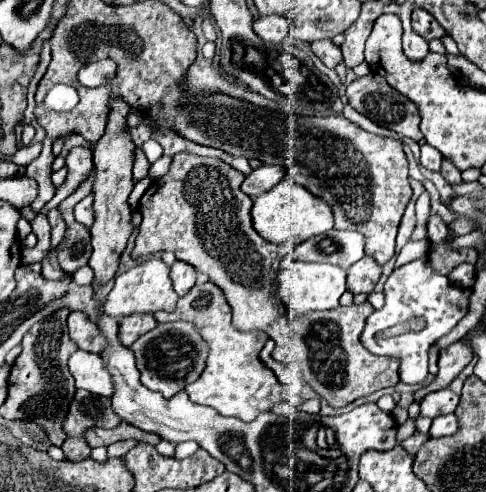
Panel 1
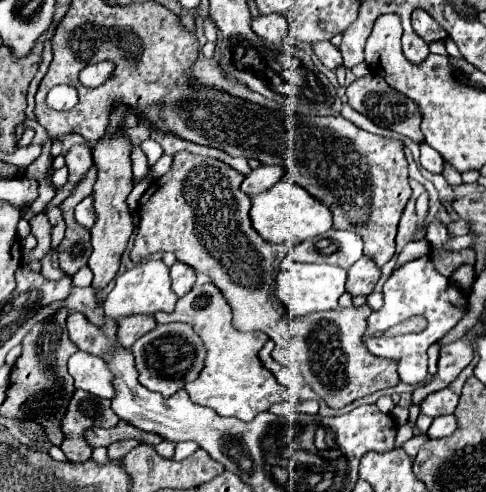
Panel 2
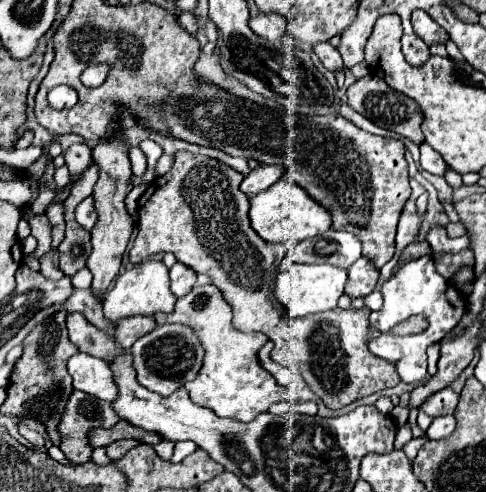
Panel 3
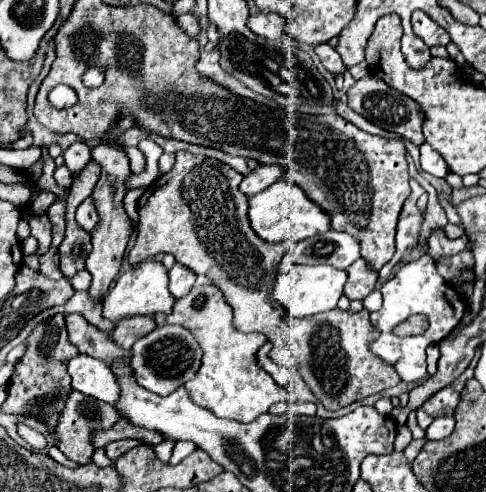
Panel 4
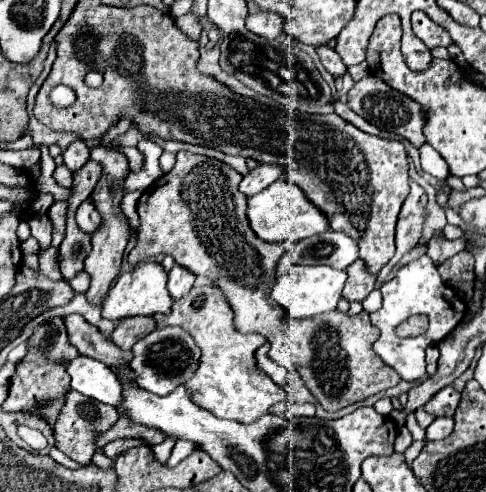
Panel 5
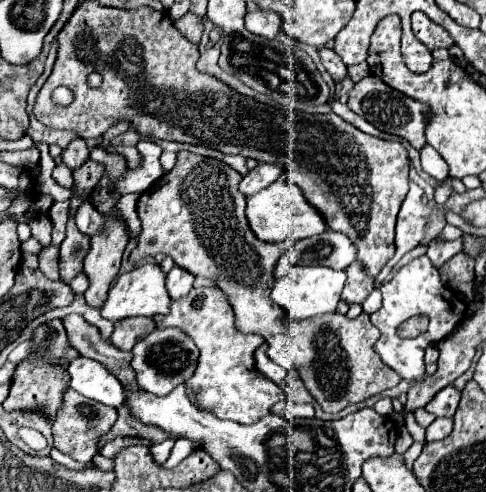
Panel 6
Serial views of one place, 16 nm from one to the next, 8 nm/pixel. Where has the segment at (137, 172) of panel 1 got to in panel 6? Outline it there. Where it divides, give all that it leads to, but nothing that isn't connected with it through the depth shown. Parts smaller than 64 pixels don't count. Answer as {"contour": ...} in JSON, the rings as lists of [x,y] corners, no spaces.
{"contour":[[[108,146],[107,150],[124,155],[129,168],[137,168],[140,165],[140,154],[135,146]]]}

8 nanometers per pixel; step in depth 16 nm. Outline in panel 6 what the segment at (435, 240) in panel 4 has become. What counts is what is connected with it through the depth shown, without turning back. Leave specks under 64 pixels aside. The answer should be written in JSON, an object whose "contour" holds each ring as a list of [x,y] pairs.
{"contour":[[[435,238],[430,242],[426,256],[430,258],[430,262],[436,268],[442,268],[442,264],[446,264],[446,260],[450,260],[456,252],[460,252],[462,249],[463,244],[461,238],[453,241],[440,241]]]}

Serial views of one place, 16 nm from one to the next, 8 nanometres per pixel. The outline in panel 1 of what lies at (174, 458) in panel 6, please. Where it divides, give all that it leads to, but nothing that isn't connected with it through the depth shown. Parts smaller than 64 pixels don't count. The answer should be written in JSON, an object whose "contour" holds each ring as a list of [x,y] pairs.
{"contour":[[[180,442],[180,444],[176,444],[176,454],[174,454],[174,458],[176,458],[176,460],[188,458],[188,456],[192,456],[198,448],[200,448],[200,446],[198,446],[196,442]]]}

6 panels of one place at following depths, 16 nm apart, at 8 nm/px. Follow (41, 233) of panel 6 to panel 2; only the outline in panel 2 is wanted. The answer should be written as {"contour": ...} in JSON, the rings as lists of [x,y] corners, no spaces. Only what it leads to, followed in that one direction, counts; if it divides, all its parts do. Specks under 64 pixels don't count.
{"contour":[[[38,214],[30,220],[32,226],[32,234],[38,240],[38,246],[32,252],[24,252],[24,262],[28,260],[40,260],[44,258],[44,254],[50,252],[50,222],[46,218],[46,214]]]}

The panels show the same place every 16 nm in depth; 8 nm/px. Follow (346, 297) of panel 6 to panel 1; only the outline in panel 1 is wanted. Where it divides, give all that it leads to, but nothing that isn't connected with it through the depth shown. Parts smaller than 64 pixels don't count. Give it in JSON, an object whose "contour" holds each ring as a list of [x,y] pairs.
{"contour":[[[364,256],[348,270],[346,290],[350,290],[352,294],[370,294],[380,274],[382,274],[382,268],[374,260],[370,260],[370,256]]]}

